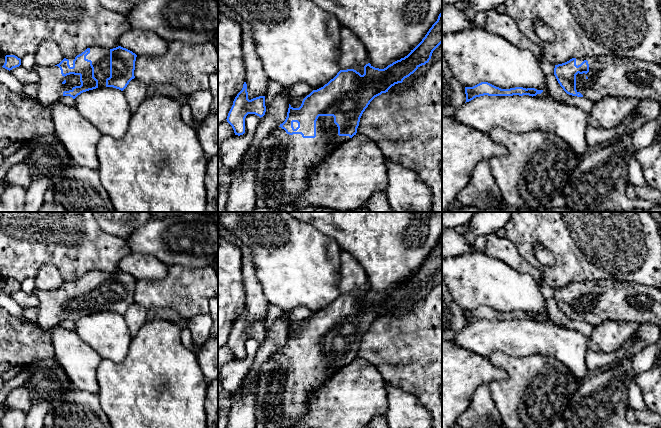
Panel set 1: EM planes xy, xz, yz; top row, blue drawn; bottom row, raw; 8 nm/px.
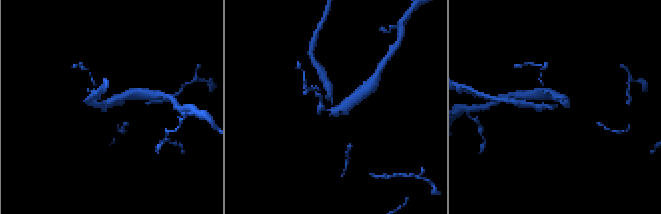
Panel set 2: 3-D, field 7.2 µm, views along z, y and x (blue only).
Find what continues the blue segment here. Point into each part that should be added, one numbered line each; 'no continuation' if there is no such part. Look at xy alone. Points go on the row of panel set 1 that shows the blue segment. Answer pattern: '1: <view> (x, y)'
1: xy (50, 88)

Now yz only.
1: yz (609, 76)

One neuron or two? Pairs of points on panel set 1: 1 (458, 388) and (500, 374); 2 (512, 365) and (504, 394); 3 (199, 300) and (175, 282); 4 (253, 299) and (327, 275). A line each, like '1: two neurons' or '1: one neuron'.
1: one neuron
2: one neuron
3: one neuron
4: two neurons

